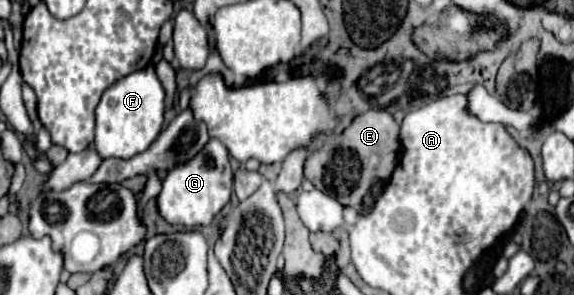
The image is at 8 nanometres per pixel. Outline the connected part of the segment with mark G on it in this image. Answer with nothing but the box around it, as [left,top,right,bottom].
[156,139,232,227]

